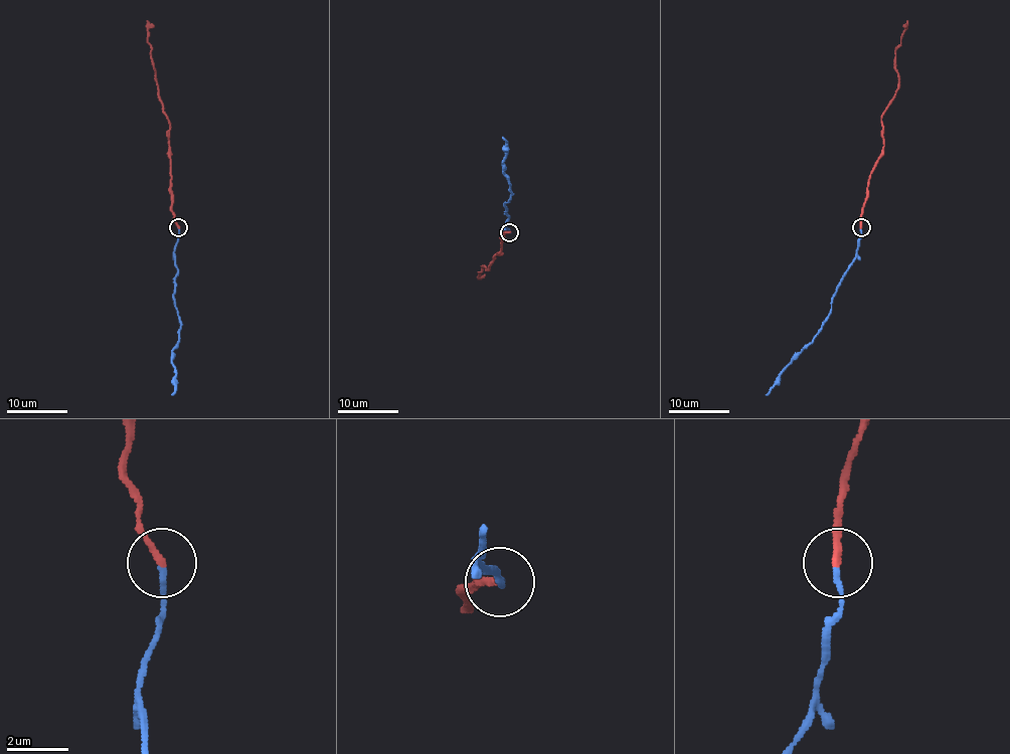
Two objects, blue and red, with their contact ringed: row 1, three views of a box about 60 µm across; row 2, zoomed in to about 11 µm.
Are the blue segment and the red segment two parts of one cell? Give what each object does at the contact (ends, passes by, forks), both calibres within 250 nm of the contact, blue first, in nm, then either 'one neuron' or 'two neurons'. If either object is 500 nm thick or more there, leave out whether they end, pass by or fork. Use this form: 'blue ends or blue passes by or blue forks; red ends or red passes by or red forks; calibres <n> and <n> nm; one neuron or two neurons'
blue ends; red ends; calibres 200 and 260 nm; two neurons

